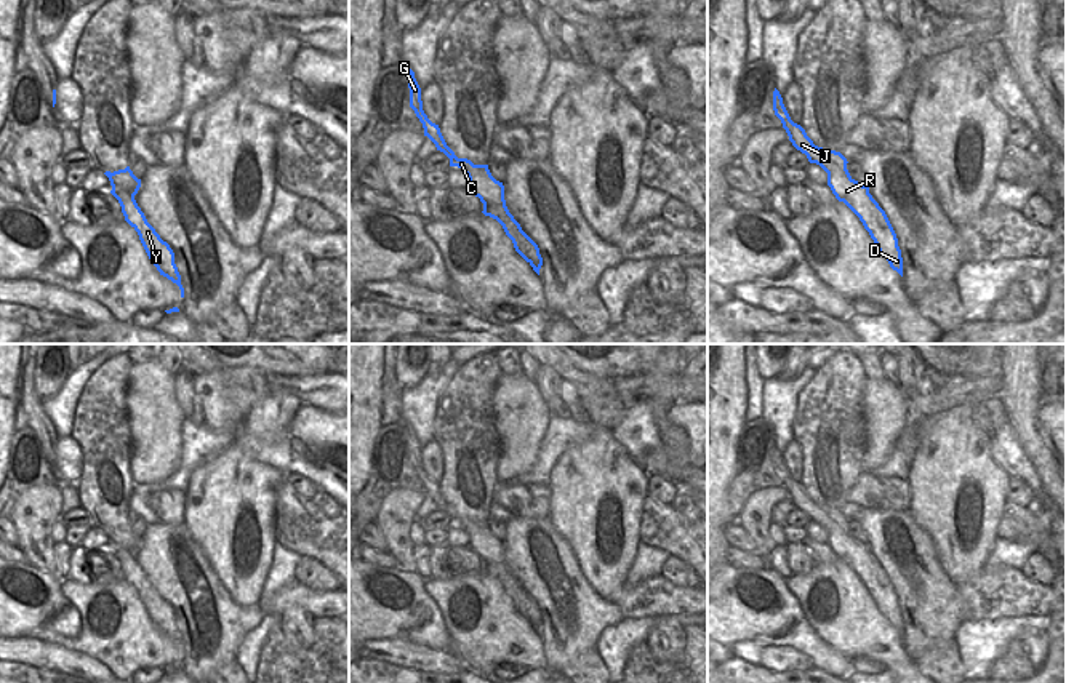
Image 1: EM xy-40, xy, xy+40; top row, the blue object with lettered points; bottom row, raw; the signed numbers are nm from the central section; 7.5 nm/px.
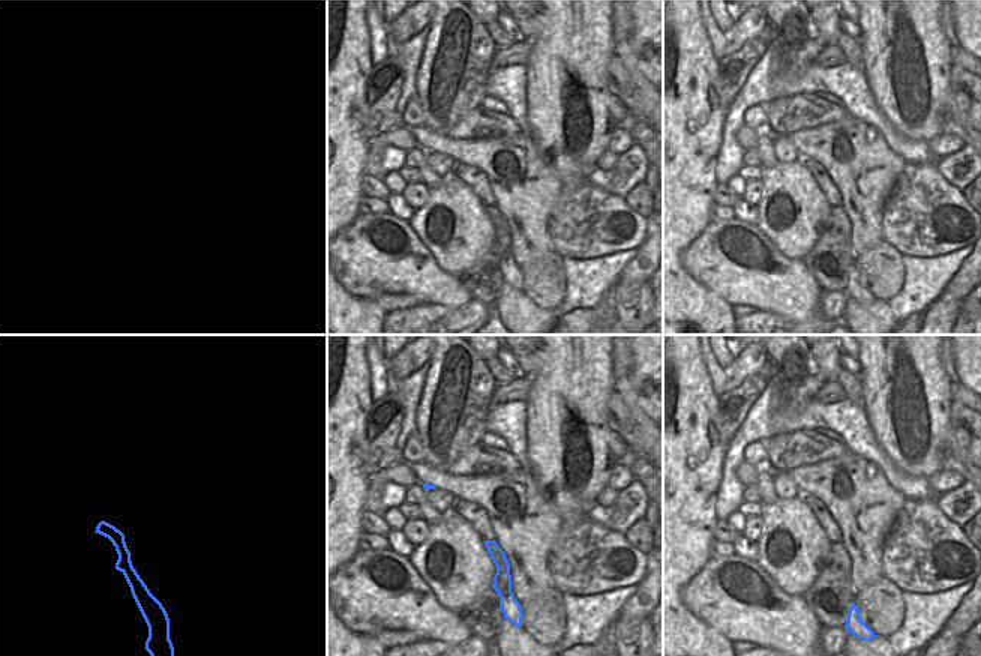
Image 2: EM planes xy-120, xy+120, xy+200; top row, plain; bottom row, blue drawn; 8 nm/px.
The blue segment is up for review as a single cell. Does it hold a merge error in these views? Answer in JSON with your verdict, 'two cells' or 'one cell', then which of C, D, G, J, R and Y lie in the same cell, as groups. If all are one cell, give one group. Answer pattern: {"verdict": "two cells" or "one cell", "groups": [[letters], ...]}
{"verdict": "two cells", "groups": [["C", "D", "G", "J", "R"], ["Y"]]}

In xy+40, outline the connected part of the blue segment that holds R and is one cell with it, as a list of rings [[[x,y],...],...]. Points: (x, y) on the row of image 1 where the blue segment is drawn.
[[[773,91],[773,110],[781,120],[792,146],[807,155],[810,163],[820,165],[828,173],[828,186],[839,202],[844,202],[872,230],[882,253],[893,270],[903,277],[903,258],[896,234],[879,203],[869,194],[869,187],[855,181],[847,170],[847,158],[836,150],[826,150],[813,144],[805,130],[794,123],[783,104],[779,91]]]

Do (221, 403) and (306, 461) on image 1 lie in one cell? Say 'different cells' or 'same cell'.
same cell

